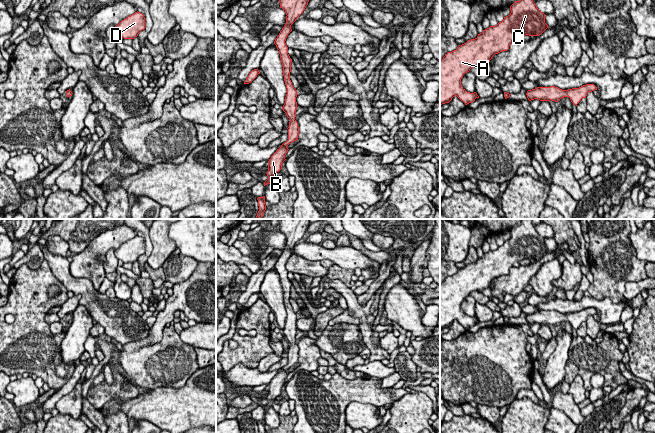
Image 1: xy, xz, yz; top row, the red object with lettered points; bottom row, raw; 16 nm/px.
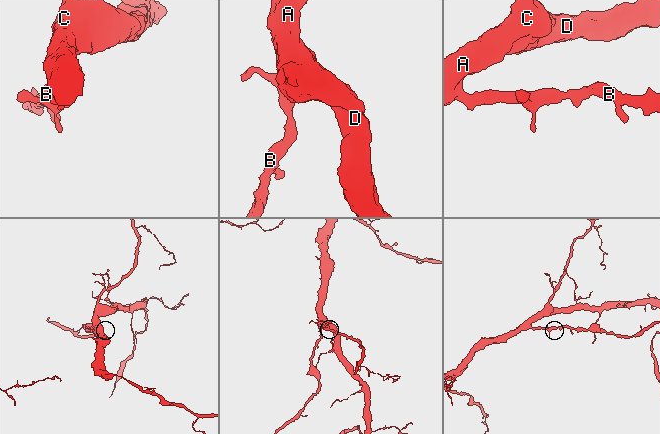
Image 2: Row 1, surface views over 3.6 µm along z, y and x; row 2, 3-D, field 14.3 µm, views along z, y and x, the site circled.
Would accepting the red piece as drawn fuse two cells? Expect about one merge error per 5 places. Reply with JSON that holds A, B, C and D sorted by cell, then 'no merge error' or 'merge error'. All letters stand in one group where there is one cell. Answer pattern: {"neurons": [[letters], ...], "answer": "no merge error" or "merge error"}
{"neurons": [["A", "B", "C", "D"]], "answer": "no merge error"}

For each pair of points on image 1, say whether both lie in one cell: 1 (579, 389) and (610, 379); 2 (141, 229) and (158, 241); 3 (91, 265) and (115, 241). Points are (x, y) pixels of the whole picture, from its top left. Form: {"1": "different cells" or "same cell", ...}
{"1": "different cells", "2": "different cells", "3": "same cell"}

